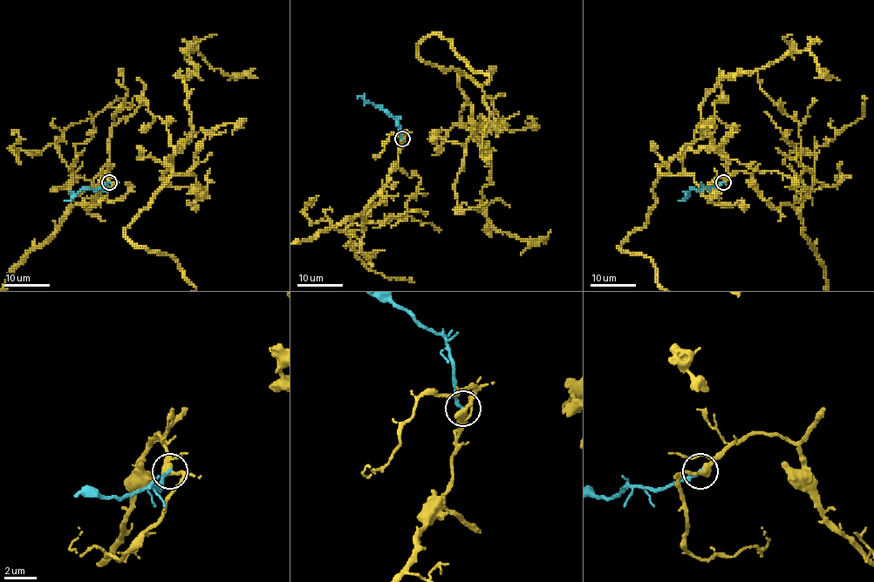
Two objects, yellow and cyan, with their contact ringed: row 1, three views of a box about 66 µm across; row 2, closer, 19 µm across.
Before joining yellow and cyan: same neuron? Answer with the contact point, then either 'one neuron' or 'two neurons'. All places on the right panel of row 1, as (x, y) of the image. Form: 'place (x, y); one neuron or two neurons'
place (723, 182); two neurons

